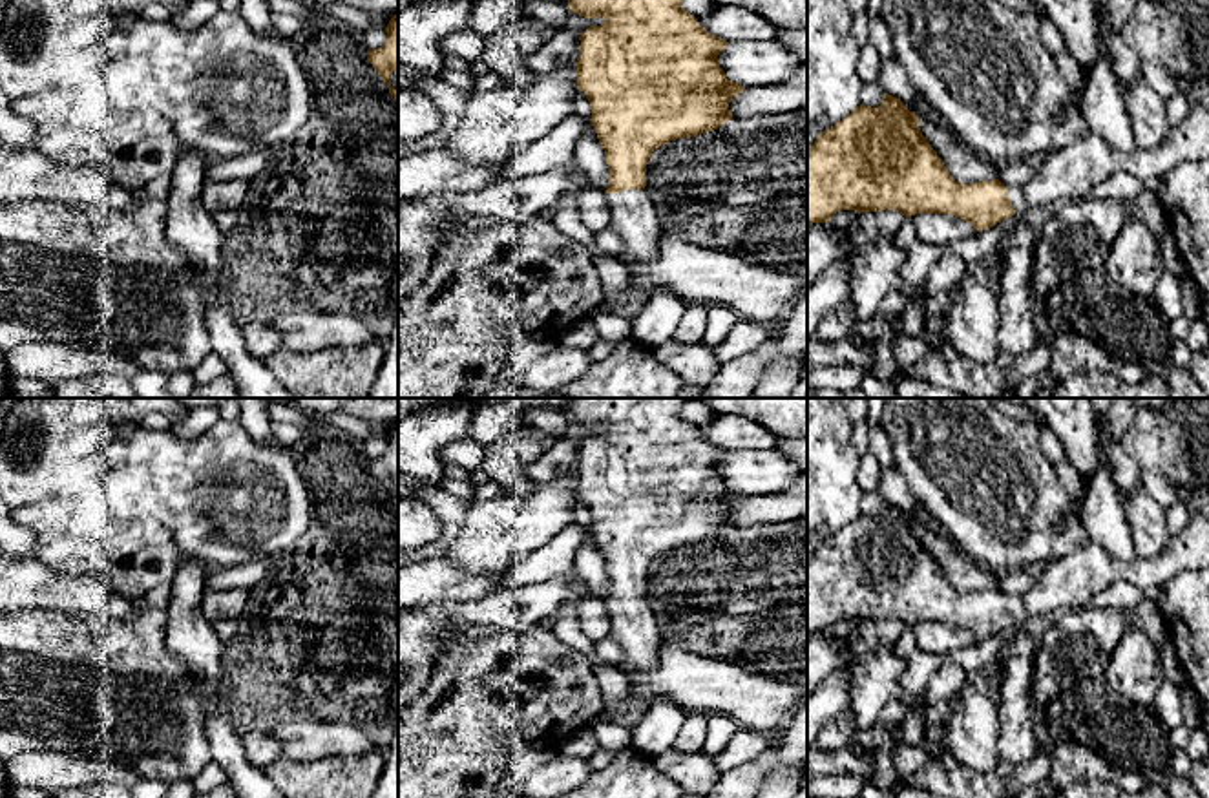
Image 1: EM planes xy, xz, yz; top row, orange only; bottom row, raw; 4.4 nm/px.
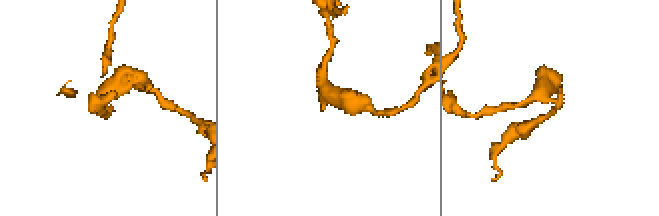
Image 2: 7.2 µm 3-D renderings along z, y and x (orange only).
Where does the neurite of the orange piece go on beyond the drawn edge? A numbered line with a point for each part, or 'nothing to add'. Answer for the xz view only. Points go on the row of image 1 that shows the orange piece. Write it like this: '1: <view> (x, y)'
1: xz (634, 214)

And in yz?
1: yz (1069, 172)

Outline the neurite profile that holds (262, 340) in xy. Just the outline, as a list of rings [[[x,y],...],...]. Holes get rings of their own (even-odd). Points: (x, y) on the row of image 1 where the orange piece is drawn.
[[[247,320],[243,329],[247,351],[259,360],[285,349],[281,334],[267,320]]]

